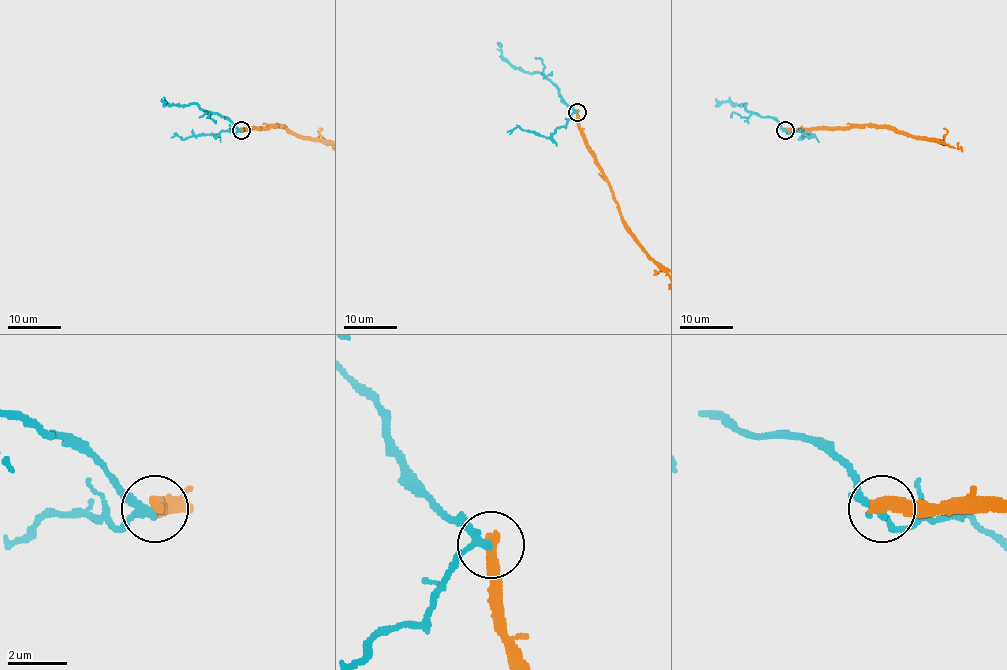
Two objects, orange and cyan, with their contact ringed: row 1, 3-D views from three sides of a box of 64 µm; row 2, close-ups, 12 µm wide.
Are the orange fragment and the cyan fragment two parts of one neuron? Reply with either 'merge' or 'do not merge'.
do not merge

